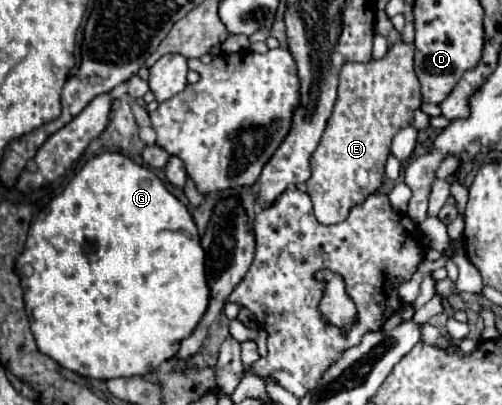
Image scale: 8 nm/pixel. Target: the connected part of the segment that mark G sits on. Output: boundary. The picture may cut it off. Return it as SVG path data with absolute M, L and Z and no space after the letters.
M104 152L86 162L86 166L70 180L70 184L38 214L28 230L26 250L16 260L16 270L22 278L26 312L30 318L30 328L36 338L36 344L42 354L54 358L62 368L72 370L86 378L112 380L112 378L130 378L138 374L148 374L156 370L164 360L170 360L180 350L180 342L192 334L204 310L208 308L210 288L204 272L204 250L200 246L200 236L188 208L166 190L164 182L144 166L138 166L120 152Z

